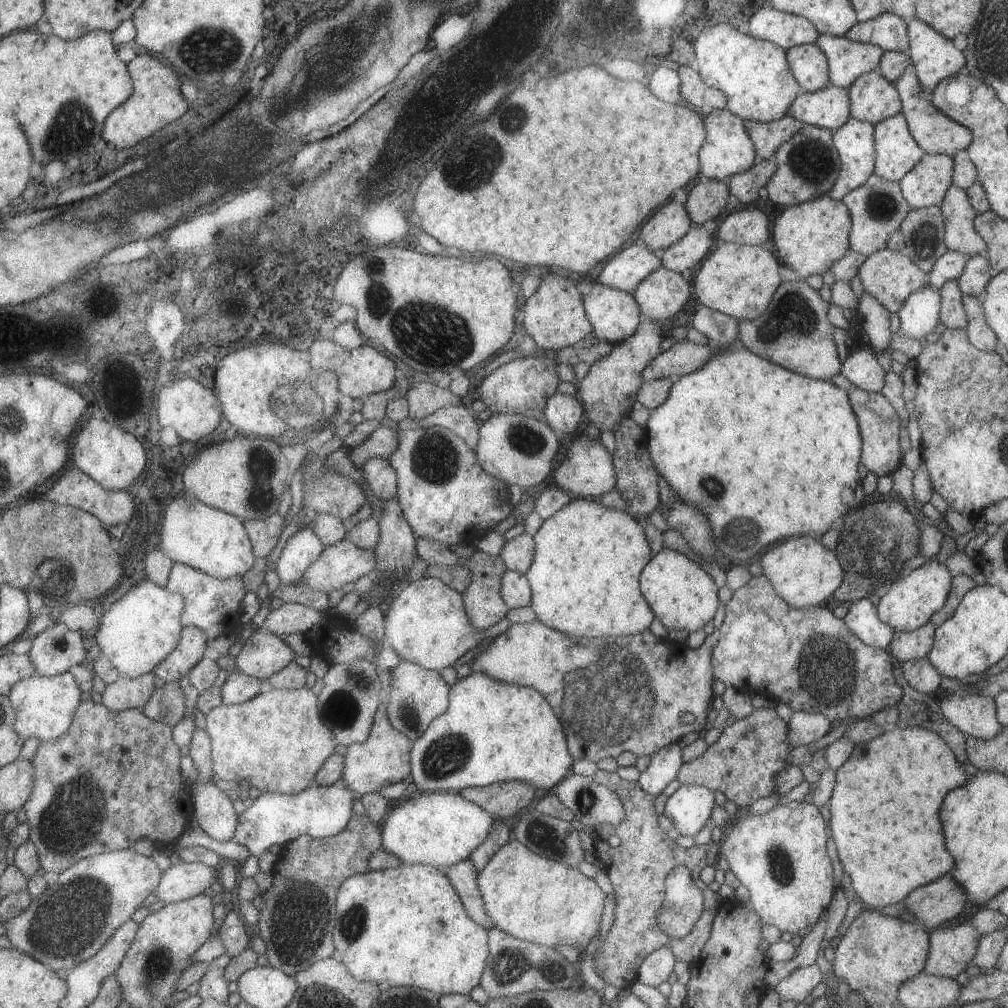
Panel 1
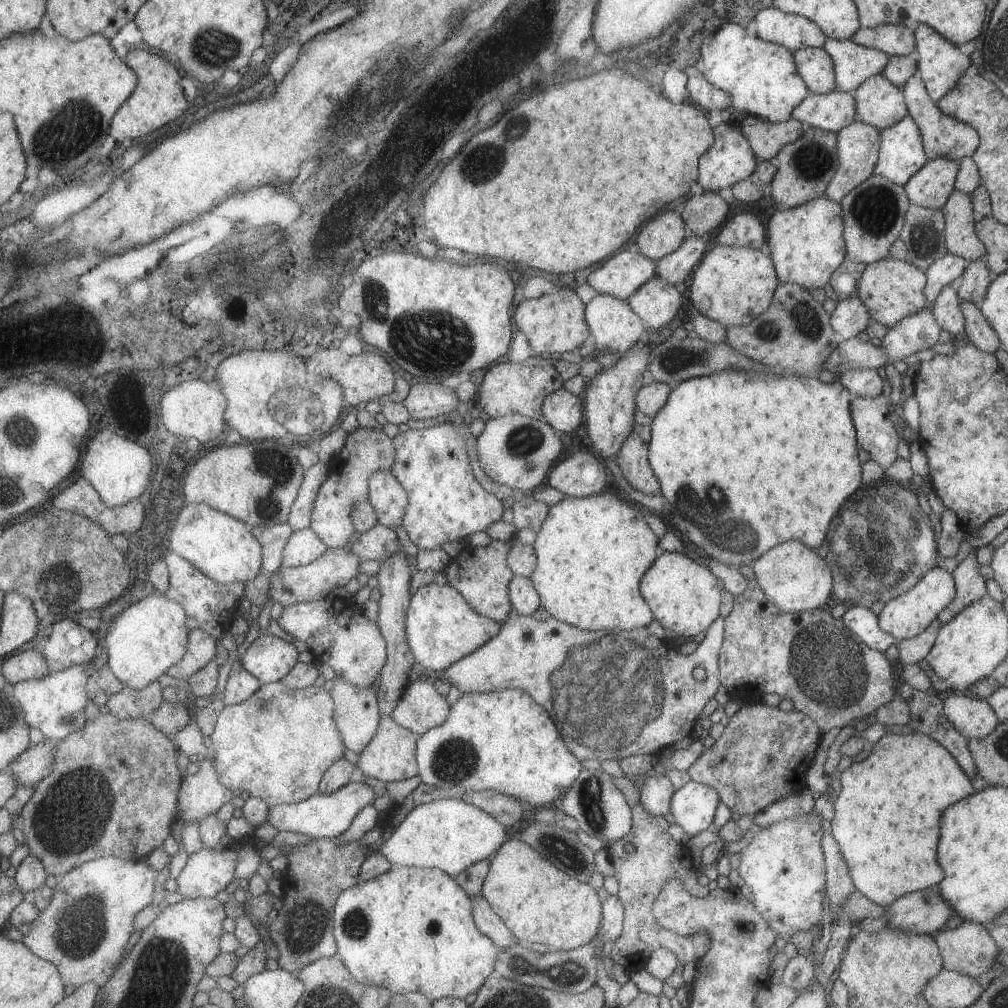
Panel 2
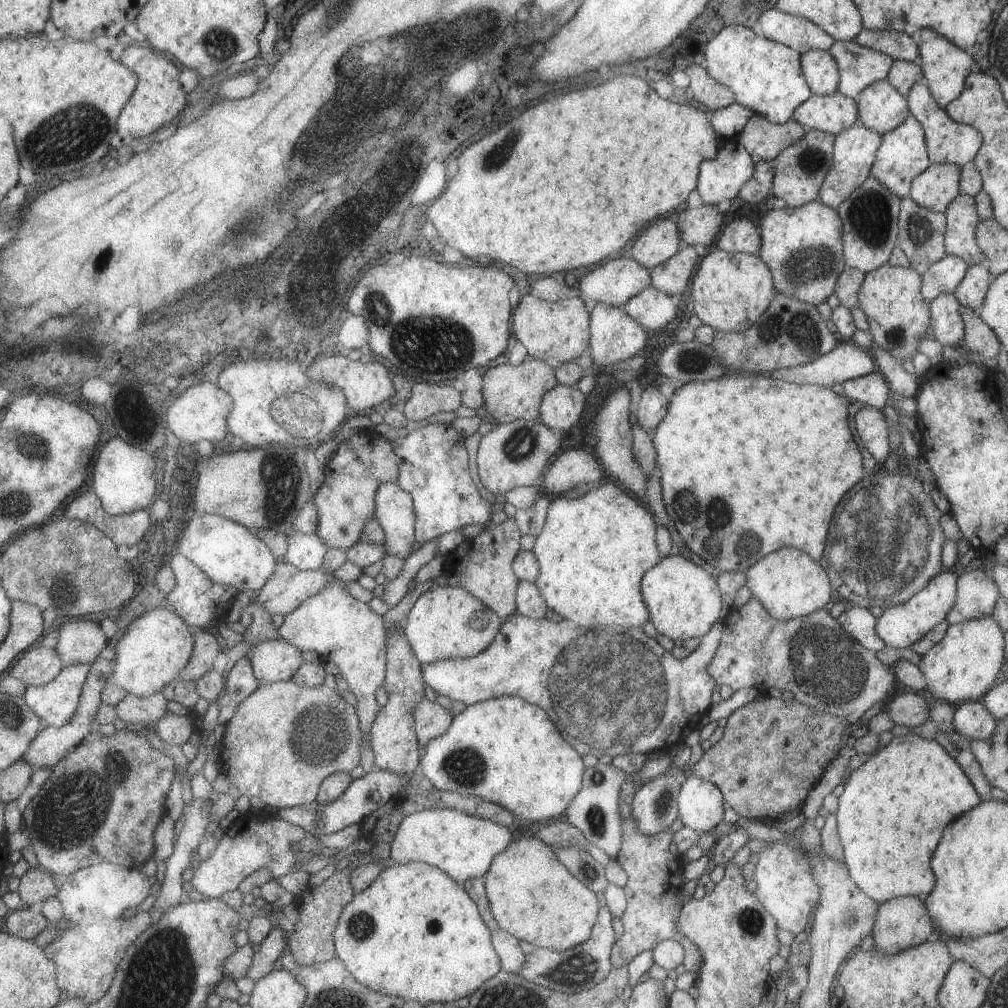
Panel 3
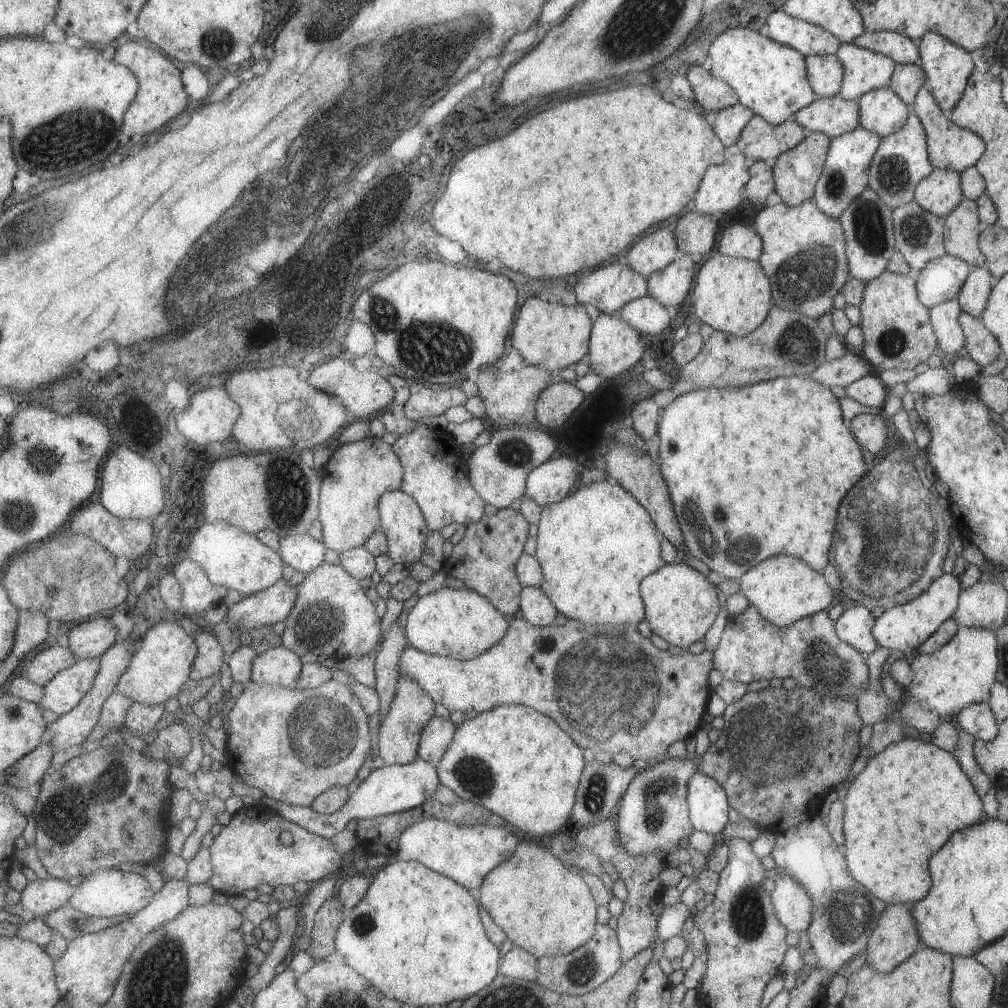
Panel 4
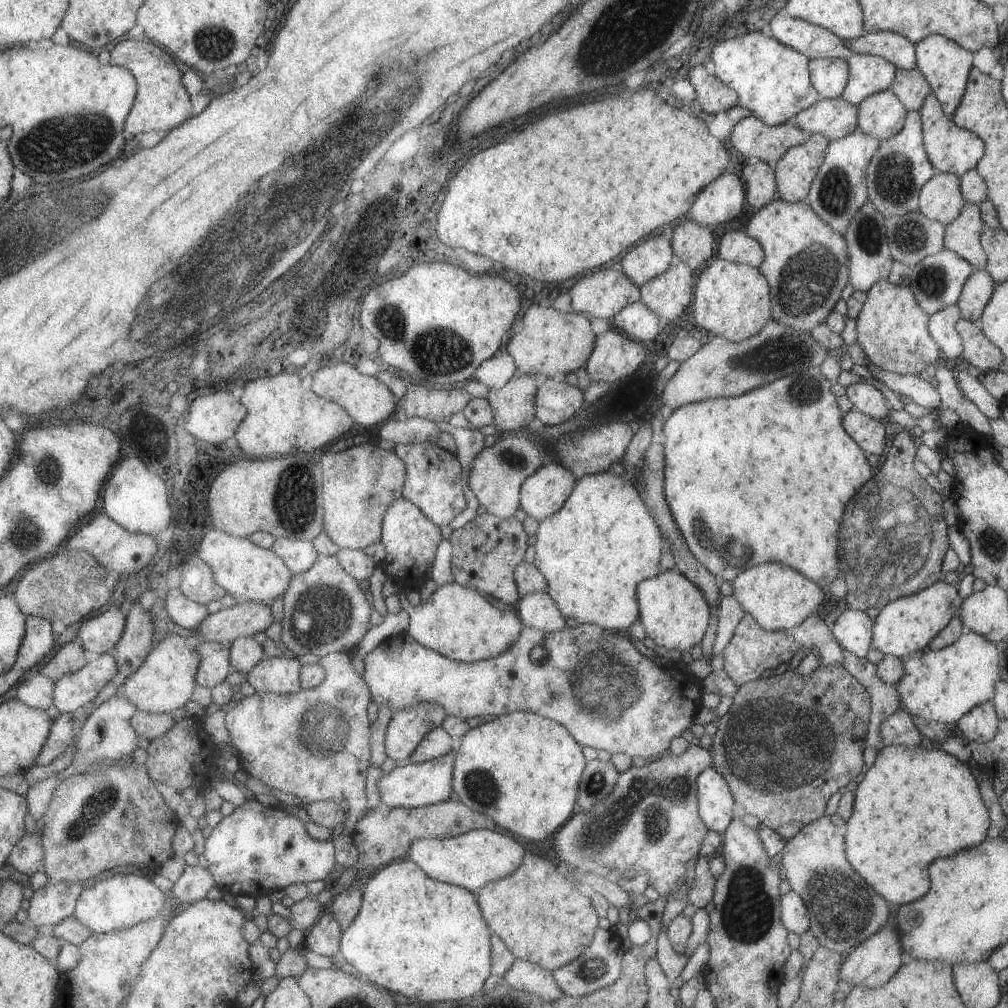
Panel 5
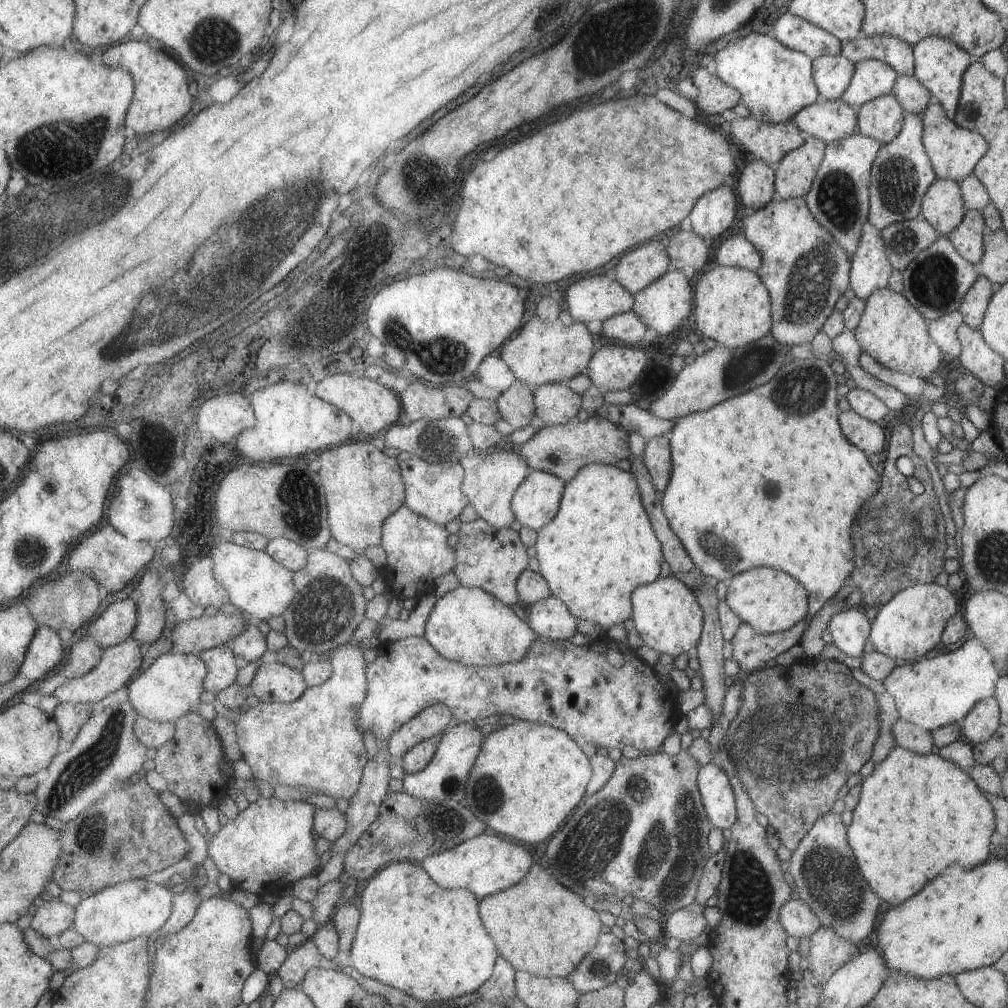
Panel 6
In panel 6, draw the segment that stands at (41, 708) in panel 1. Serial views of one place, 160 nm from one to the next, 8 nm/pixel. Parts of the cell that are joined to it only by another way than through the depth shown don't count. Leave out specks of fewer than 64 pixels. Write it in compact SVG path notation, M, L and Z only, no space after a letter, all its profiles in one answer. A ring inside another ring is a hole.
M131 638L118 646L107 648L104 650L104 656L101 658L101 663L93 668L92 672L81 676L81 678L71 679L67 684L63 684L53 692L53 697L56 698L58 704L75 703L75 704L92 704L101 702L107 696L117 692L123 688L125 684L129 684L133 674L141 668L143 664L143 656L146 647L141 646L139 640Z

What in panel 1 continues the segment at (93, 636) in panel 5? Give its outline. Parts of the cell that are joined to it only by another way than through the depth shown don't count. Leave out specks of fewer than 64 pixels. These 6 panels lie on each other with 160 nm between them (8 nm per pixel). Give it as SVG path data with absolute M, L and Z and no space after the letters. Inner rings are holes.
M55 623L32 641L29 656L36 664L39 675L52 677L69 672L71 666L88 659L88 638L65 623Z

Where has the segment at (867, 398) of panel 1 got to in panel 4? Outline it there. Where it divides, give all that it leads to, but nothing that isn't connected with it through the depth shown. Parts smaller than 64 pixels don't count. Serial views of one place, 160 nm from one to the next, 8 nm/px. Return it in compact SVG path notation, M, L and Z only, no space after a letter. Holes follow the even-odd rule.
M860 413L851 420L851 434L873 456L882 451L887 440L887 430L880 415Z

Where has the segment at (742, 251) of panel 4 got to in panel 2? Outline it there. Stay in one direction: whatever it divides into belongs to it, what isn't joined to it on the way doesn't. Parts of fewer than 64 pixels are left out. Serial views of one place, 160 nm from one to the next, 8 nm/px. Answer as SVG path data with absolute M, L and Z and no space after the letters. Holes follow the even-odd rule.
M747 212L736 213L725 219L716 238L717 245L749 247L755 250L762 250L765 242L765 228L759 219Z

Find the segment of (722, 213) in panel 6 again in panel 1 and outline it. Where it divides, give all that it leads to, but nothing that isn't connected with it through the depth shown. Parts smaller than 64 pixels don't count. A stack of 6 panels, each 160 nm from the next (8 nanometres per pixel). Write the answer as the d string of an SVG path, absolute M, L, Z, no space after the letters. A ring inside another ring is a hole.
M726 108L708 110L705 118L702 119L706 132L705 140L698 150L702 179L726 182L730 176L749 170L753 166L753 158L755 158L756 152L754 151L754 144L744 129L744 121Z

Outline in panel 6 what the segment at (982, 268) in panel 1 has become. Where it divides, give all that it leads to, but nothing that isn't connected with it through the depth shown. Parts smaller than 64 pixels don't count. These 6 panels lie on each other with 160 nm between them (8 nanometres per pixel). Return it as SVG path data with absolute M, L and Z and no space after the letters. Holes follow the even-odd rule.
M978 274L974 283L964 294L958 311L961 313L962 322L969 328L979 328L995 288L983 275Z

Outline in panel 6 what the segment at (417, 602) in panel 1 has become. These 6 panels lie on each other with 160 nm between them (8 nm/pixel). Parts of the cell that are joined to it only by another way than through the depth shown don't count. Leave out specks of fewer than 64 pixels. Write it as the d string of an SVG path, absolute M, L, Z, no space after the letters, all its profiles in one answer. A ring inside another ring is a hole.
M459 586L436 599L424 626L424 637L447 660L490 667L520 661L538 634L488 592Z

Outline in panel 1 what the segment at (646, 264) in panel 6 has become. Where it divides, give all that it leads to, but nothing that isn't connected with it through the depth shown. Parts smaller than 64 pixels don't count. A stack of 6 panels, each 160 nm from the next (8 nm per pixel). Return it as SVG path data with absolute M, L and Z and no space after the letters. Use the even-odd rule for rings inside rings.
M670 201L643 223L638 236L653 254L659 254L677 242L691 225L685 207L677 201Z

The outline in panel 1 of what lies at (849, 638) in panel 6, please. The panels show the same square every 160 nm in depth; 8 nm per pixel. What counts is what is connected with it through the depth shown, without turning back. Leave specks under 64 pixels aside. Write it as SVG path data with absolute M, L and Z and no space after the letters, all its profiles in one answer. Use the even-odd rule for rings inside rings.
M858 600L851 604L842 622L862 643L888 650L894 630L877 618L876 606L871 605L869 600Z

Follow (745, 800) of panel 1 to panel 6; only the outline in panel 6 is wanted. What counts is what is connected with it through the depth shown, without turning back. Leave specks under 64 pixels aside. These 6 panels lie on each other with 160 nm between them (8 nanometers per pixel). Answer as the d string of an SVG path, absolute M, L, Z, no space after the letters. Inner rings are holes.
M827 659L805 660L799 662L794 660L790 665L774 665L771 668L764 668L750 673L742 682L742 694L740 696L741 704L738 713L732 721L725 726L722 736L722 746L732 758L735 771L738 772L738 778L748 792L753 803L753 808L761 813L761 816L768 818L768 825L777 832L777 838L781 844L793 852L799 841L805 836L805 833L811 828L814 820L829 812L833 802L837 800L837 791L851 774L859 772L859 768L870 759L871 750L875 739L878 737L878 704L875 695L869 688L859 684L851 674L850 668L845 664Z

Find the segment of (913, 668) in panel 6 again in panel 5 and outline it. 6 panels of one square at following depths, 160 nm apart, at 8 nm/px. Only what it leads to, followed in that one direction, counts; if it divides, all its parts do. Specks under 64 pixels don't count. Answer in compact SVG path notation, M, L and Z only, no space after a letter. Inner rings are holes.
M963 630L962 634L944 648L913 652L902 660L903 676L894 684L897 697L900 698L900 707L913 718L925 720L925 722L935 722L954 726L957 720L974 708L993 699L993 686L999 681L997 672L998 654L995 645L985 636L980 636L975 632Z

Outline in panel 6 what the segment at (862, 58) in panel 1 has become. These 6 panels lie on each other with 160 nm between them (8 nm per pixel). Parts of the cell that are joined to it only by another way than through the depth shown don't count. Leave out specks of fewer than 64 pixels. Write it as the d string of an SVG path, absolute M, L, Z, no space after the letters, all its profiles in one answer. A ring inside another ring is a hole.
M877 59L854 63L854 73L841 93L840 100L854 108L892 92L897 73L888 64Z

